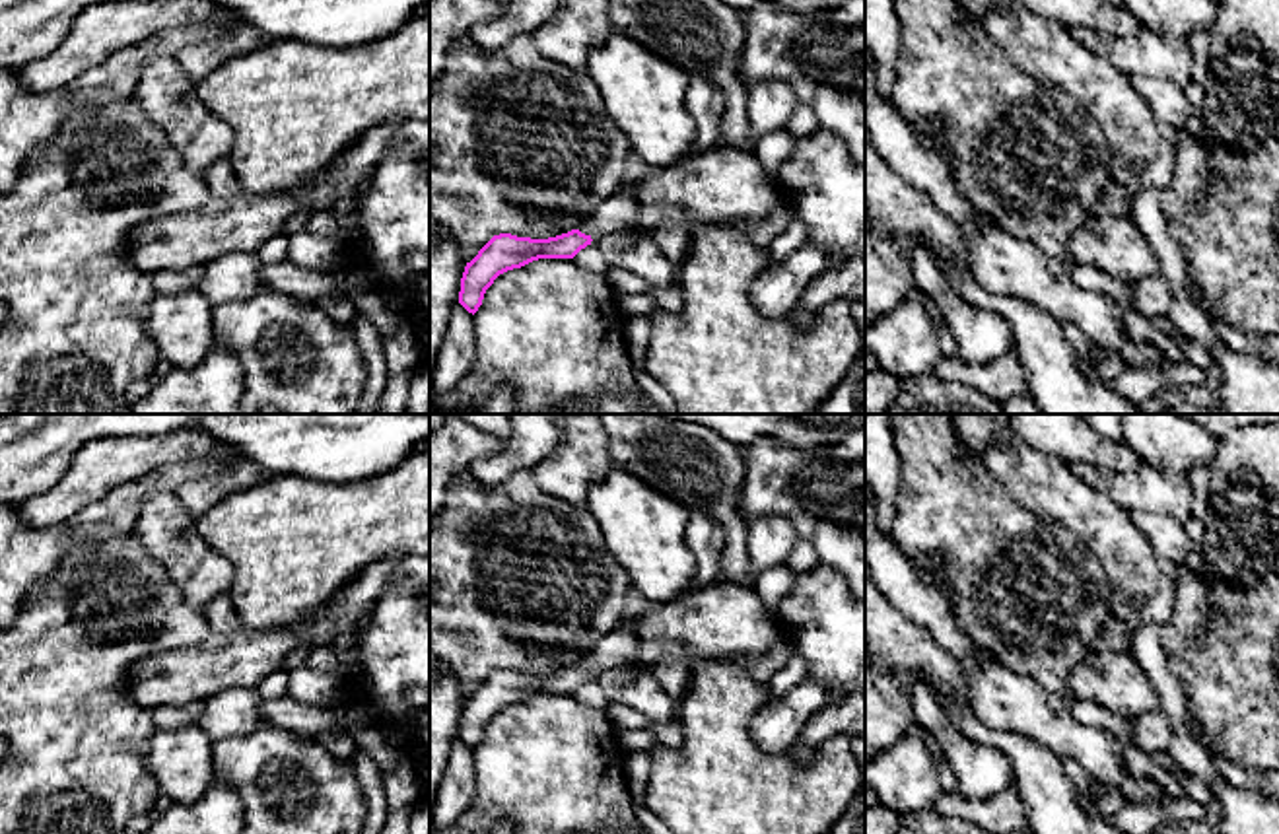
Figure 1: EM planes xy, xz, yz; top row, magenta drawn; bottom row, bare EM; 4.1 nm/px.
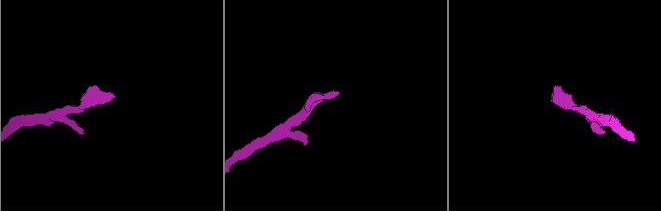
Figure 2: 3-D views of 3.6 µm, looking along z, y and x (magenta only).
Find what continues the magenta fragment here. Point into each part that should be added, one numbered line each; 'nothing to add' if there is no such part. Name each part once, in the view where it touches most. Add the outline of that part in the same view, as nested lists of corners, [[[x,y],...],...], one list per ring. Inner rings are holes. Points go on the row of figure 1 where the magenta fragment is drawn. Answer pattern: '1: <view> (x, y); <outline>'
1: xz (617, 212); [[[622,187],[601,204],[579,231],[593,239],[591,245],[597,245],[597,241],[606,233],[628,231],[640,214],[641,208],[634,200],[630,189]]]

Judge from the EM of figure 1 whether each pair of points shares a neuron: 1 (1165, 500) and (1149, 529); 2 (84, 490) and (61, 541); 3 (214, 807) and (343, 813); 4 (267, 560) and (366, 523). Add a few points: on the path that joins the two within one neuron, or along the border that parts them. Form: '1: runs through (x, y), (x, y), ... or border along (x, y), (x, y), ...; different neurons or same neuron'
1: border along (1126, 510), (1169, 514), (1182, 525); different neurons
2: border along (109, 492), (88, 502), (61, 523), (26, 525); different neurons
3: border along (216, 776), (236, 794), (243, 813); different neurons
4: runs through (292, 543), (341, 529); same neuron

